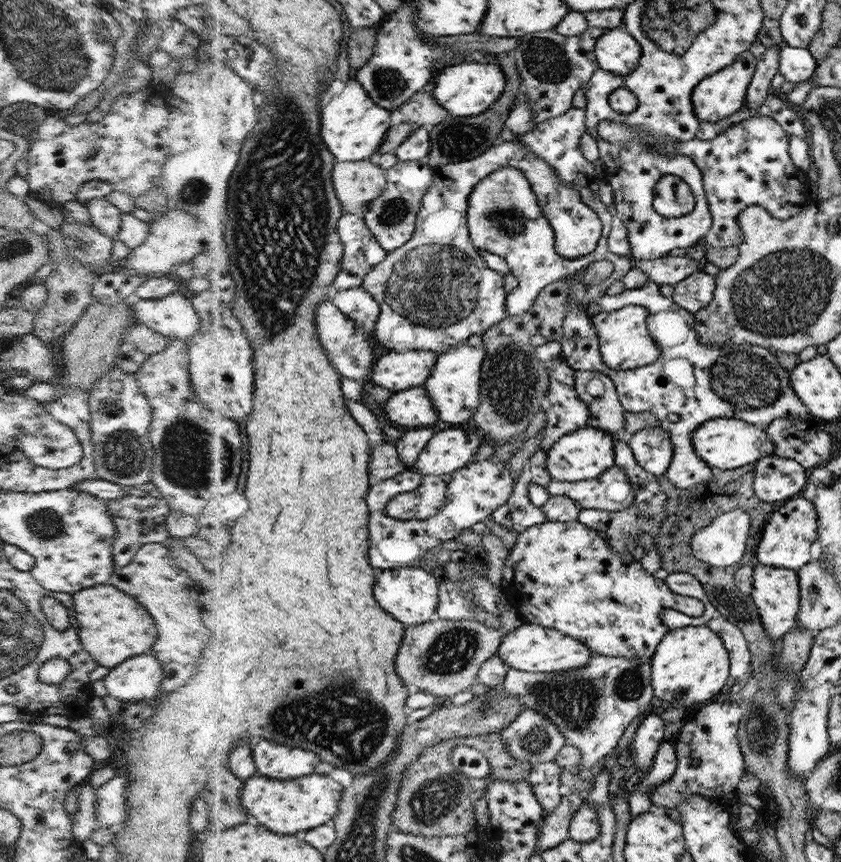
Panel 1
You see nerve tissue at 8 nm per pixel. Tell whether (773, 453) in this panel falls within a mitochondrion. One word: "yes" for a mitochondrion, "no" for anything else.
no

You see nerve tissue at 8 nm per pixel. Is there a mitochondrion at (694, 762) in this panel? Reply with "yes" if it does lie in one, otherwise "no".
no

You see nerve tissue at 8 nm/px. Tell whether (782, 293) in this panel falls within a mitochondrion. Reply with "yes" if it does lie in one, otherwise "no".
yes

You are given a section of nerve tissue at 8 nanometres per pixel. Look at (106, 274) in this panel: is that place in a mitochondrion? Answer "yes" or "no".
no

